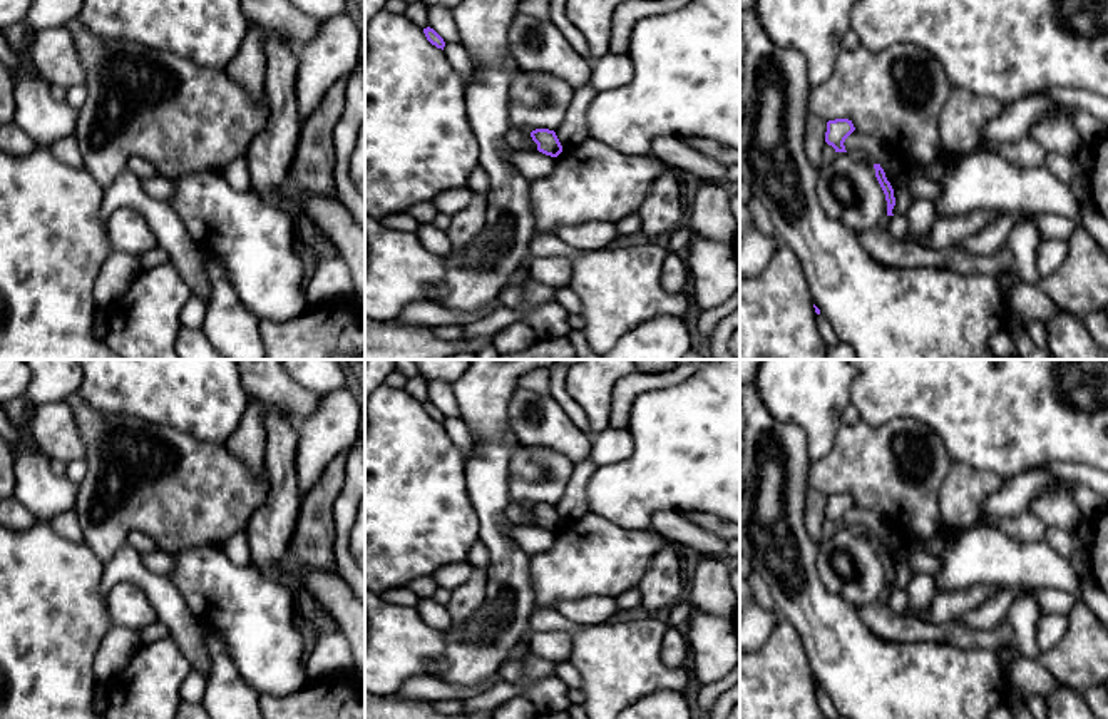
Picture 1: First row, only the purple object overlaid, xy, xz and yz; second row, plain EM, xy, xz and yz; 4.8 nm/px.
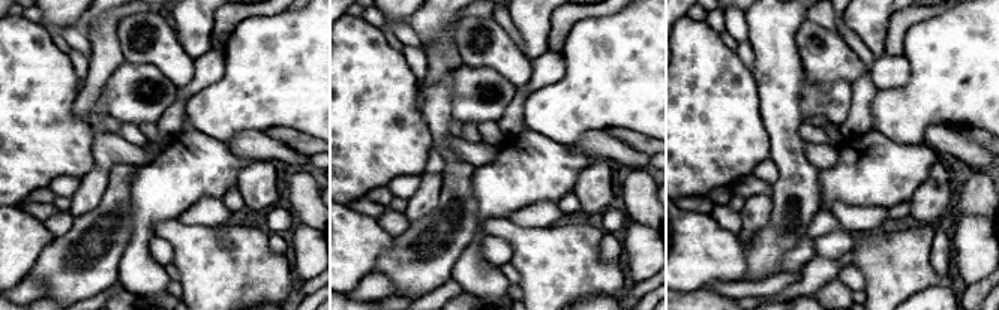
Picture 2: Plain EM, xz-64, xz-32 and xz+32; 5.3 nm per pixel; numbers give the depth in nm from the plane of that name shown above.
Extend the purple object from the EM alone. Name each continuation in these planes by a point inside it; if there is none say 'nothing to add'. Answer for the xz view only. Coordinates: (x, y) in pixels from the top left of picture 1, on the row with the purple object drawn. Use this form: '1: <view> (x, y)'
nothing to add

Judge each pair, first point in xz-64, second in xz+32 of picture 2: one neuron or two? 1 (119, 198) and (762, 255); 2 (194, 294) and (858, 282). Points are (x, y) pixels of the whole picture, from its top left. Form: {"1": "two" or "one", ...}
{"1": "one", "2": "two"}

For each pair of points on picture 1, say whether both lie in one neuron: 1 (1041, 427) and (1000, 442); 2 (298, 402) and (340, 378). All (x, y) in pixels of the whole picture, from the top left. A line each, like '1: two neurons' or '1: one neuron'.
1: one neuron
2: two neurons

